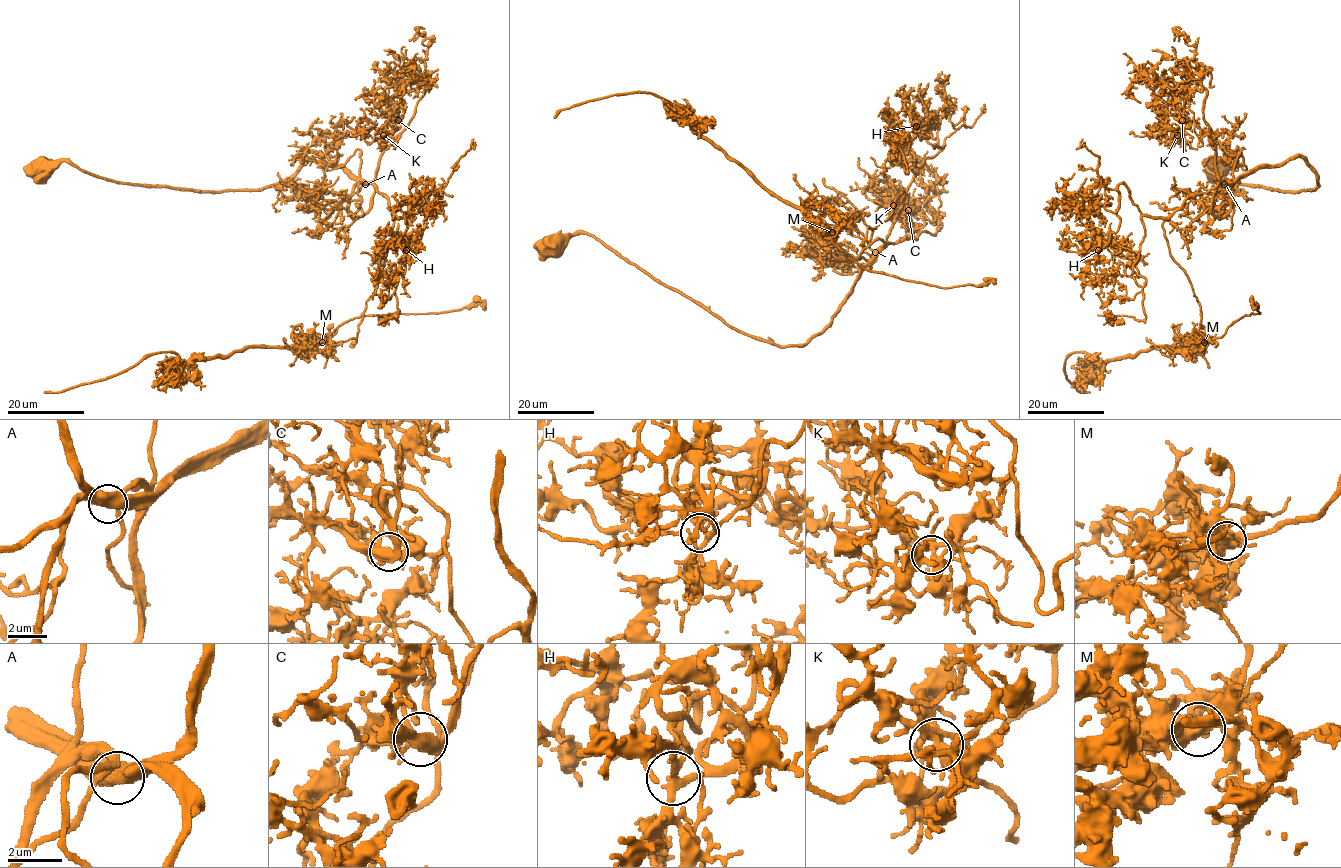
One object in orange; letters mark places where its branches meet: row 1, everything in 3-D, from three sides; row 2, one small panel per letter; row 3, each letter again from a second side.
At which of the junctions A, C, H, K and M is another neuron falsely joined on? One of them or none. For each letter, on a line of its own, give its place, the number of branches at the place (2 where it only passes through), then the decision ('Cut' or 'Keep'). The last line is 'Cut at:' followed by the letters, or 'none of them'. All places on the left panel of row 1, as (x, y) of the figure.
A: Place: (365, 184). Branches: 5. Keep
C: Place: (398, 120). Branches: 4. Keep
H: Place: (406, 250). Branches: 4. Keep
K: Place: (383, 135). Branches: 7. Keep
M: Place: (322, 342). Branches: 5. Cut
Cut at: M

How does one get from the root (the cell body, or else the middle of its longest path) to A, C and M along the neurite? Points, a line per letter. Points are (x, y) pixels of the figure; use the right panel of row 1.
A: (1217, 167), (1218, 161), (1205, 162), (1224, 179), (1281, 191), (1313, 190), (1318, 175), (1296, 156), (1224, 184)
C: (1217, 167), (1318, 185), (1299, 156), (1222, 182), (1182, 120)
M: (1217, 167), (1205, 162), (1232, 182), (1318, 185), (1296, 156), (1190, 196), (1163, 223), (1204, 342)

